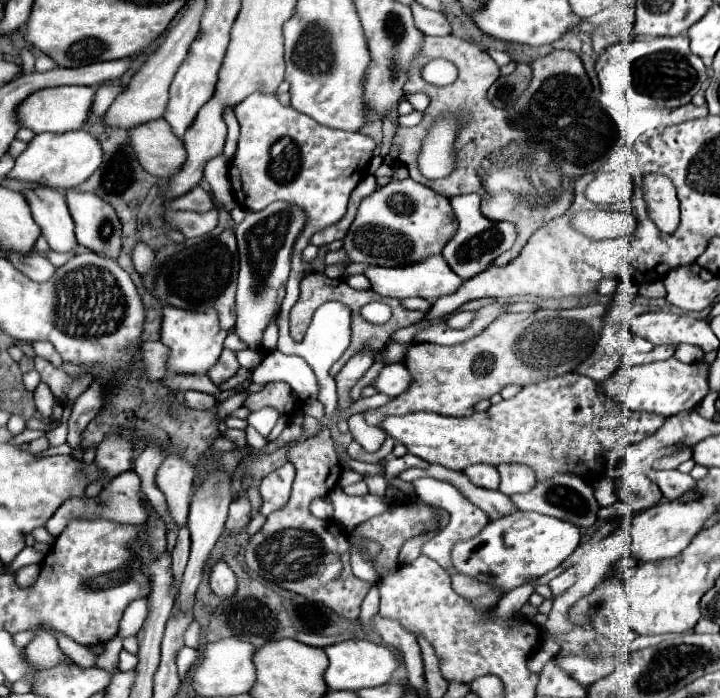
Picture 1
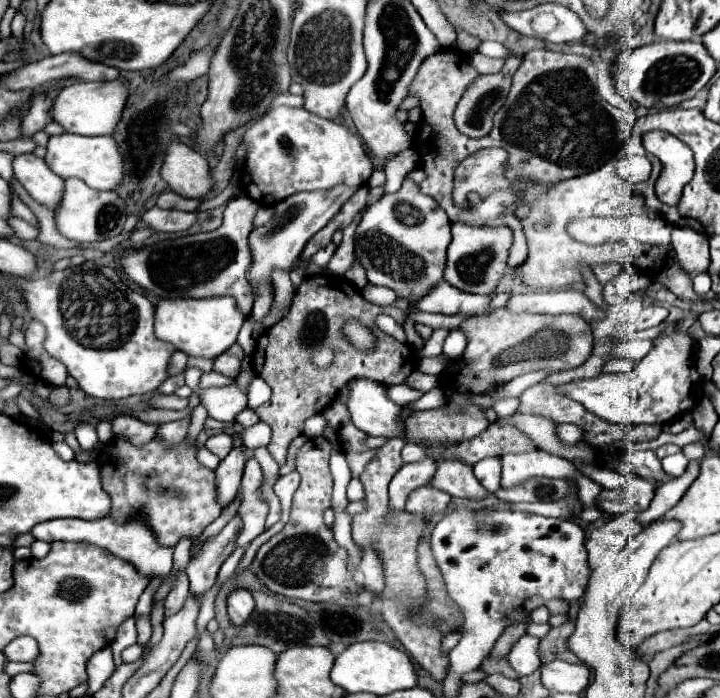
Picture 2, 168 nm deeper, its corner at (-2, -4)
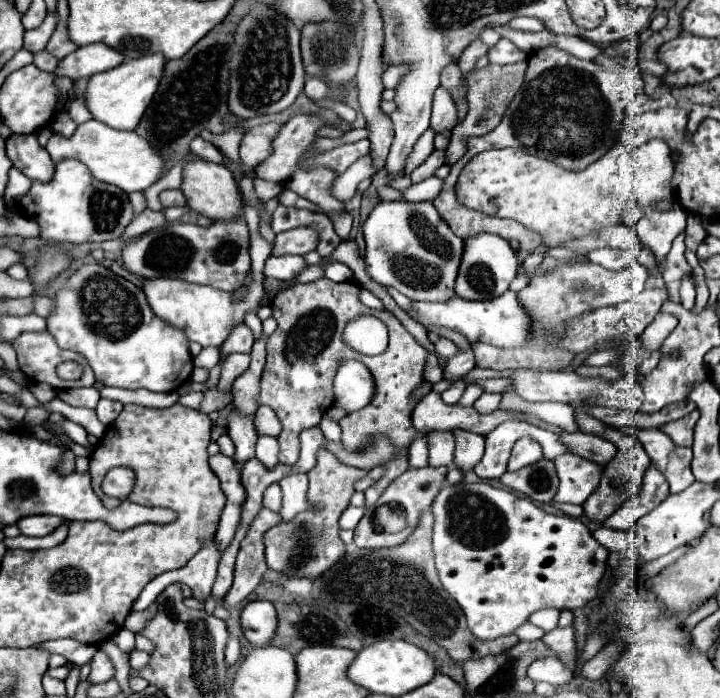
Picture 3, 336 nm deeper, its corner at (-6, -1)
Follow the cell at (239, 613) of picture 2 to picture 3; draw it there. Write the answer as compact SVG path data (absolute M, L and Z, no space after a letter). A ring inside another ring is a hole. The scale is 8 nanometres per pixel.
M249 601L245 605L245 609L241 611L241 627L243 627L243 633L245 633L245 637L251 645L257 645L257 647L269 645L271 633L275 633L275 607L273 607L273 603L269 603L269 601Z

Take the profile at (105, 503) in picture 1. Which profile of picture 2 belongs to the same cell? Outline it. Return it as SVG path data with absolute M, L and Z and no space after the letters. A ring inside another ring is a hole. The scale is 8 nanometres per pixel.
M111 516L95 520L95 522L79 520L79 518L57 518L57 520L37 524L31 530L31 534L35 536L35 540L45 540L45 542L71 540L71 542L97 544L97 546L113 552L115 556L131 562L141 574L145 574L149 578L155 578L155 576L167 578L167 574L171 572L171 566L173 566L173 550L159 546L151 528L143 520L129 520L125 524L117 524Z

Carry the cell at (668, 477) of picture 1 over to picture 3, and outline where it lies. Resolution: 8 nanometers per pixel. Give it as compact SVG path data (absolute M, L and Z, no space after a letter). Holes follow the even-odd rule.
M561 433L561 441L567 441L567 445L571 445L571 451L591 459L593 463L599 465L607 465L611 459L617 455L617 447L611 441L605 441L597 435L589 435L589 433Z

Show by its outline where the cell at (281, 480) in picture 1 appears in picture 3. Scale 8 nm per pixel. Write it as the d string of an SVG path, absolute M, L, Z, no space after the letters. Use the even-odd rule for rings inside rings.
M305 473L287 475L279 481L279 485L283 489L283 507L279 513L283 521L291 521L297 513L311 507L307 503L307 475Z

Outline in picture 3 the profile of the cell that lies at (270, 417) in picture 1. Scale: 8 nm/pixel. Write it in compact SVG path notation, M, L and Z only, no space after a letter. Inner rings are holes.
M259 435L259 439L257 439L257 459L263 465L273 467L273 465L277 465L277 453L279 453L277 439L269 437L269 435Z

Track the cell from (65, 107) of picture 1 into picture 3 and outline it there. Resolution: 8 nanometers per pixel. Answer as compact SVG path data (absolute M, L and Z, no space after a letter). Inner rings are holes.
M151 55L141 59L131 59L121 63L117 69L109 69L103 73L97 73L89 77L87 89L85 89L85 107L93 115L93 119L113 127L113 129L125 129L133 131L139 123L139 117L143 115L143 109L151 103L151 97L155 95L155 89L159 85L159 77L165 65L163 55Z

